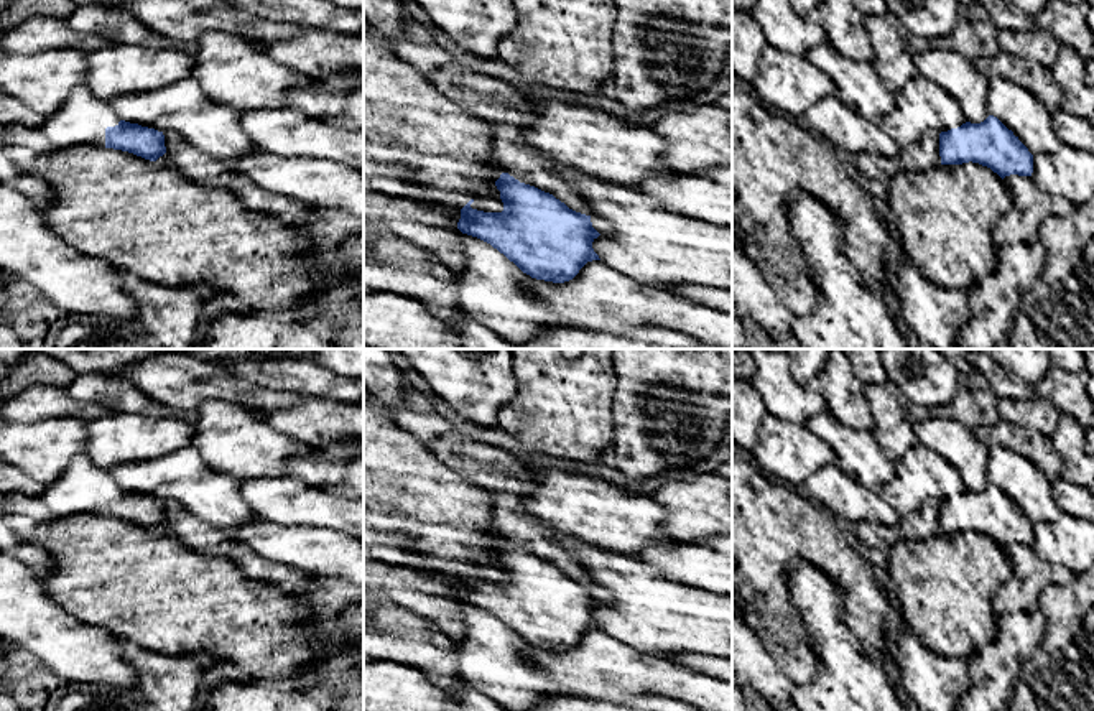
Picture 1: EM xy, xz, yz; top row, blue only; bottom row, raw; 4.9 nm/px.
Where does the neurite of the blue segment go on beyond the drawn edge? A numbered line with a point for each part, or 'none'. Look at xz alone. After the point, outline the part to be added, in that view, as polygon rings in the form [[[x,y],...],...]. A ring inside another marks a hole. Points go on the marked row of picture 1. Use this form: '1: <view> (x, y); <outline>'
1: xz (454, 204); [[[443,194],[443,199],[438,206],[447,207],[451,216],[456,222],[461,219],[461,209],[471,201],[472,198],[454,198]]]

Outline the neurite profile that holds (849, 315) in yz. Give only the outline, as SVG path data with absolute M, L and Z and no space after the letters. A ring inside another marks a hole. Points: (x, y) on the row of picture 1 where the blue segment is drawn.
M804 191L790 194L790 229L814 275L818 303L806 316L796 316L791 334L800 349L908 349L882 296L859 276L844 252L842 230L831 211Z

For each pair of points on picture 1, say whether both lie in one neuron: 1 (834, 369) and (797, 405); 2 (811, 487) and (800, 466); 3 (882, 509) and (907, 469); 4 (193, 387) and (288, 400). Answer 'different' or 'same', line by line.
1: different
2: different
3: different
4: same

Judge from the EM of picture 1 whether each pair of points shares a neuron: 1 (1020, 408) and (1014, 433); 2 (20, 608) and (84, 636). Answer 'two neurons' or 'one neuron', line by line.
1: two neurons
2: one neuron

